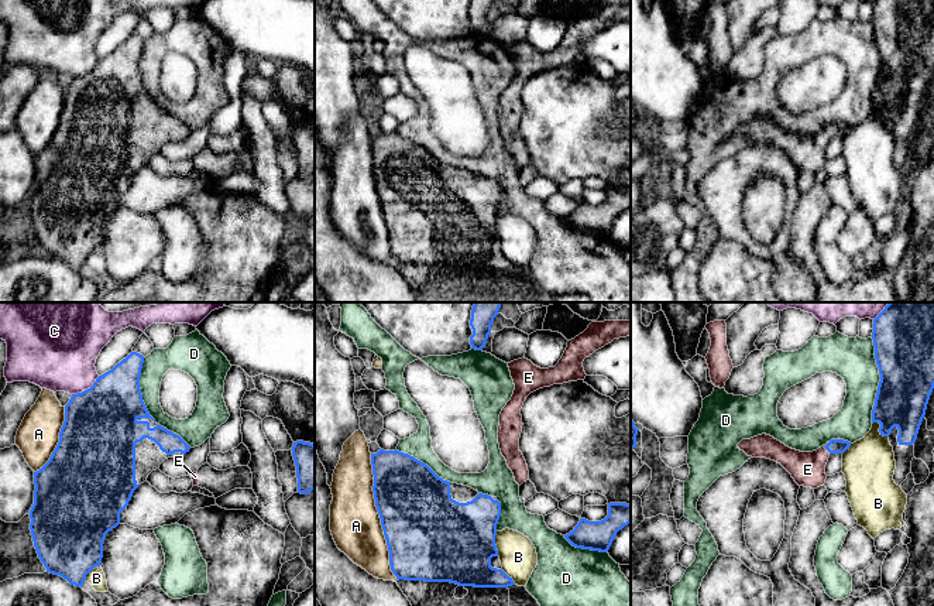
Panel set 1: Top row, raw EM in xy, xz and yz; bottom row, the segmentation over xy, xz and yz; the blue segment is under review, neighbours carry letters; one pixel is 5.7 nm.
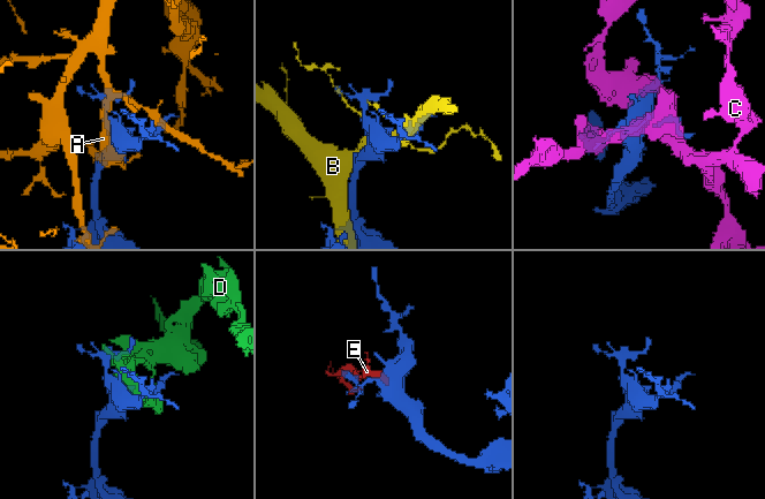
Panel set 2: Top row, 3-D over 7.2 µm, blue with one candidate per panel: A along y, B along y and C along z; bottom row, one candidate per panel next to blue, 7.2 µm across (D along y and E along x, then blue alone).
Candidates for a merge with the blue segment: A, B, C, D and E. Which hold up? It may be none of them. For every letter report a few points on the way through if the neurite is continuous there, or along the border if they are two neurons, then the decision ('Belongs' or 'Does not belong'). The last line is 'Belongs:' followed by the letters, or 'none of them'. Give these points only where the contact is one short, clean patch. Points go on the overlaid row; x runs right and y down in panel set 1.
A: Does not belong
B: Does not belong
C: Does not belong
D: Does not belong
E: Path across: yz (834, 445), (827, 449), (807, 469). Belongs
Belongs: E

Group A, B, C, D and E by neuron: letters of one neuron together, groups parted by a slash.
A / B / C / D / E

